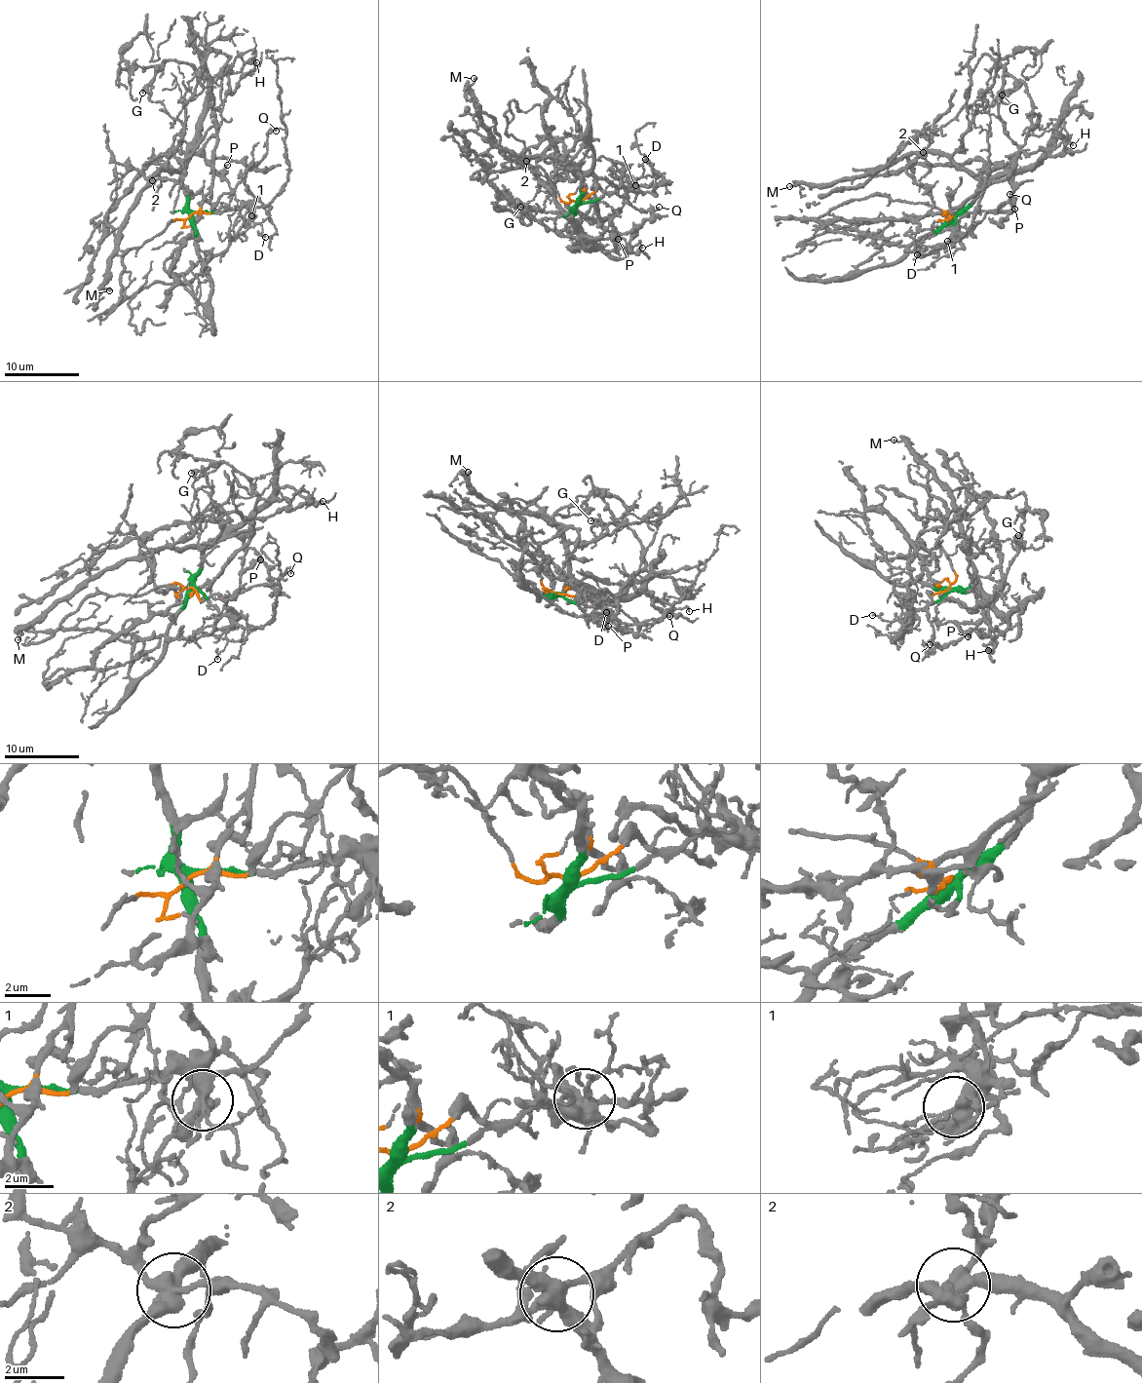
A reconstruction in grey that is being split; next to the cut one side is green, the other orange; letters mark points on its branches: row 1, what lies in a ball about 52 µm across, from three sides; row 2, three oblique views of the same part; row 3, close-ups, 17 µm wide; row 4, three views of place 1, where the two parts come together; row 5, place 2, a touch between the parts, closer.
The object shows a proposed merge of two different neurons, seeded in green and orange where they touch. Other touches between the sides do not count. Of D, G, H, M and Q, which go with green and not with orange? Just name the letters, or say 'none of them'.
D, M

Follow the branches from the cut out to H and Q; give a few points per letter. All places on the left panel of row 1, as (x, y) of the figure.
H: (192, 215), (202, 212), (213, 178), (211, 160), (216, 141), (213, 112), (257, 62)
Q: (192, 215), (209, 212), (221, 195), (232, 193), (245, 172), (261, 159), (266, 149), (268, 133), (276, 130)

